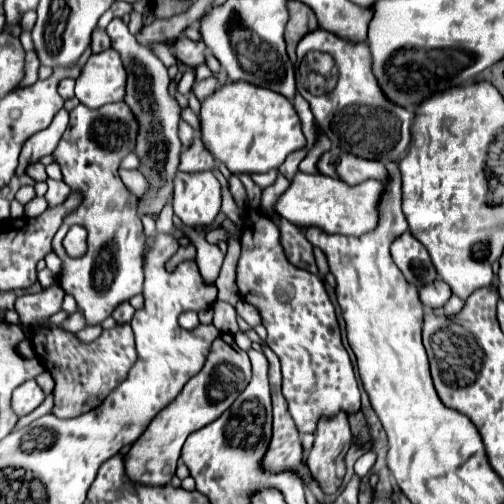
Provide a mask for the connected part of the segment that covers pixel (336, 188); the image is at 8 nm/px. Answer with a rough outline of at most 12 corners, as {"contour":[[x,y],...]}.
{"contour":[[298,172],[276,212],[300,228],[362,236],[386,184]]}

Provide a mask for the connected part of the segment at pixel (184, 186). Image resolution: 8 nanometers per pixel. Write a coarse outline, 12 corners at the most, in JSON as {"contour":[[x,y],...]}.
{"contour":[[212,172],[174,178],[174,214],[208,226],[220,212]]}

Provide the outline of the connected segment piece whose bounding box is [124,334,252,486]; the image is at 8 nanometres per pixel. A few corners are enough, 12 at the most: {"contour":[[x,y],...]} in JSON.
{"contour":[[232,334],[148,424],[128,478],[168,484],[184,440],[230,408],[250,380]]}

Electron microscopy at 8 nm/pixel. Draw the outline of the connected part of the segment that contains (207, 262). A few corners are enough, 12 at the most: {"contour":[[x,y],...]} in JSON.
{"contour":[[204,234],[190,236],[198,248],[196,264],[206,282],[214,282],[224,252],[206,242]]}

